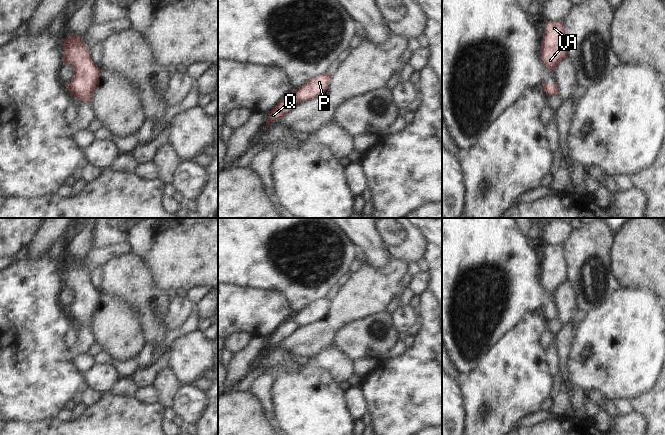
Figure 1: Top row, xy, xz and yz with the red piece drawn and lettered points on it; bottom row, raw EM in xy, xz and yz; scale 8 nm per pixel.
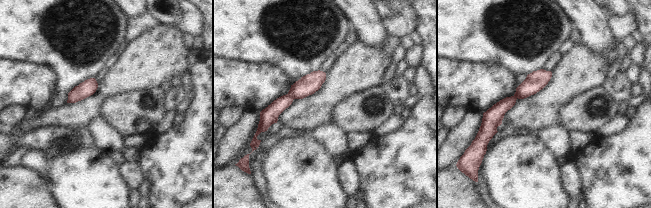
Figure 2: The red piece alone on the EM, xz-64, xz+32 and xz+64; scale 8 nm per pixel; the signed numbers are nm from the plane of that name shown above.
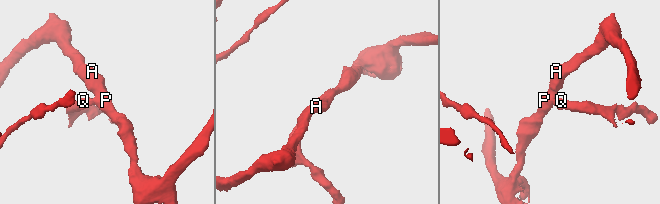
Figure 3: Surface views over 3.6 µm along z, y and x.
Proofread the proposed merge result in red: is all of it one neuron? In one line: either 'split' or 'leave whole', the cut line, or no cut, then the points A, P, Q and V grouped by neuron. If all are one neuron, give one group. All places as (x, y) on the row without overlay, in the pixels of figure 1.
split | xz (291, 318), (298, 326) | A P V / Q

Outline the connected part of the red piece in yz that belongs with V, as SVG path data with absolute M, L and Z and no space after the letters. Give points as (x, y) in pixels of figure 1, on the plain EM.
M546 246L540 279L543 289L553 297L556 290L567 281L567 264L562 246Z

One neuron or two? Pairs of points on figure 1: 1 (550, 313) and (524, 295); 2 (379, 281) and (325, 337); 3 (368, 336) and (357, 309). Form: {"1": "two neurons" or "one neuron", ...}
{"1": "one neuron", "2": "one neuron", "3": "two neurons"}

